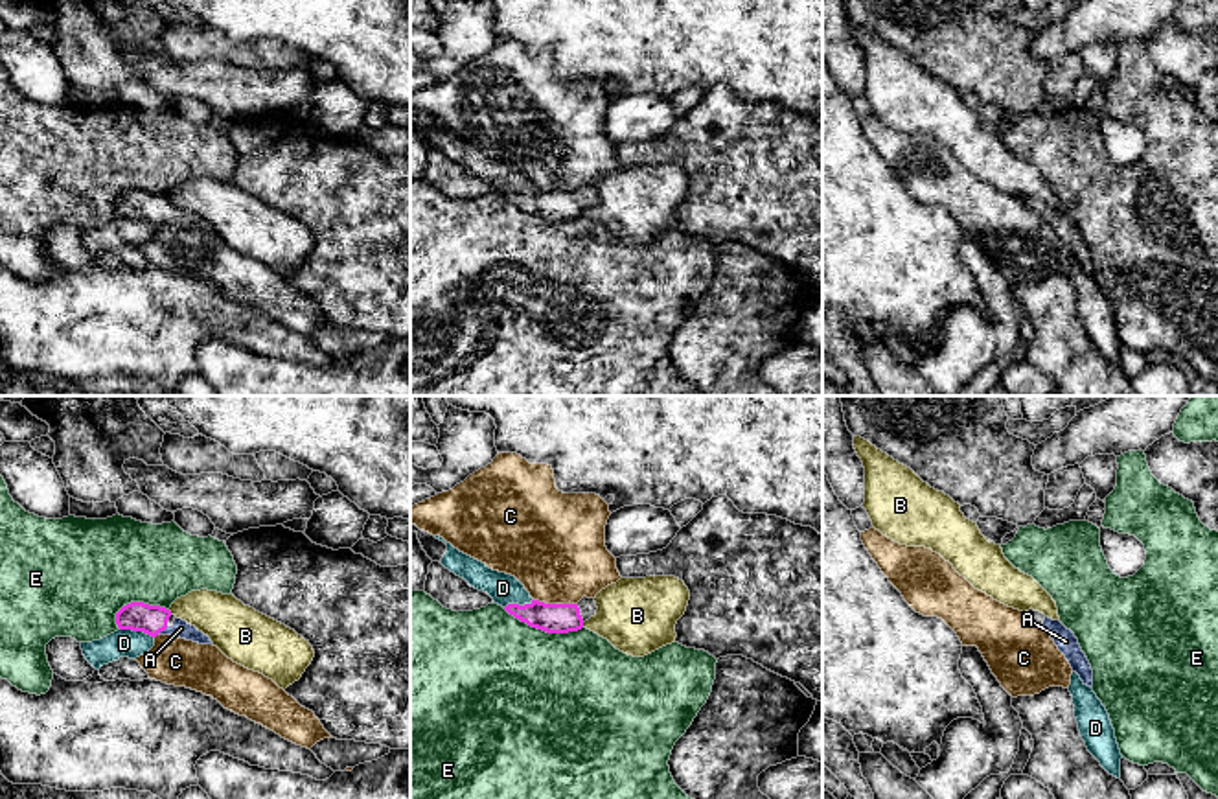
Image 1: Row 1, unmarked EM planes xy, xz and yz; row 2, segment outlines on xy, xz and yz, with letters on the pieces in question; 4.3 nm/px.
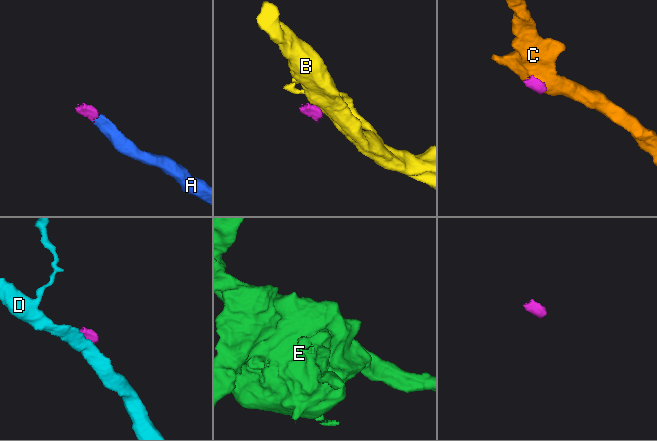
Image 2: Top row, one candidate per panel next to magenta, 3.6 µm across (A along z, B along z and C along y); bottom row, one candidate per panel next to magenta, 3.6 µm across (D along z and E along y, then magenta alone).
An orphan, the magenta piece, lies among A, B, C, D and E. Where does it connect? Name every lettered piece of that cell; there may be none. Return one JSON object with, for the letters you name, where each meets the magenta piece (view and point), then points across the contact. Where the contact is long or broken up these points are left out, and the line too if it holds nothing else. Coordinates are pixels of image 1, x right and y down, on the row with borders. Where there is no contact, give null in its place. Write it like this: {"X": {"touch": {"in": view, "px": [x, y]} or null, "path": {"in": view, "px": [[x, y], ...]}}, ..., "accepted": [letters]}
{"A": {"touch": {"in": "xy", "px": [162, 630]}, "path": {"in": "xy", "px": [[137, 615], [151, 619], [162, 630], [181, 628]]}}, "accepted": ["A"]}

